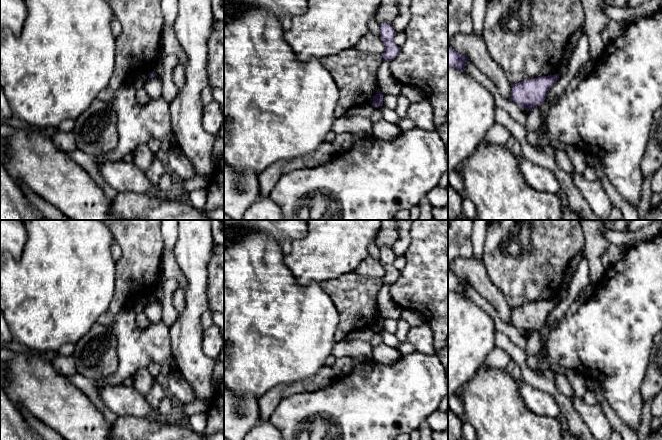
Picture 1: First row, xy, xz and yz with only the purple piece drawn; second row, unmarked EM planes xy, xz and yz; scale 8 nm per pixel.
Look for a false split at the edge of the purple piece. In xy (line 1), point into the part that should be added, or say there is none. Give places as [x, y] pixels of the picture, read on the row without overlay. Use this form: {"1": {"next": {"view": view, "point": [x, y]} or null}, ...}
{"1": {"next": null}}

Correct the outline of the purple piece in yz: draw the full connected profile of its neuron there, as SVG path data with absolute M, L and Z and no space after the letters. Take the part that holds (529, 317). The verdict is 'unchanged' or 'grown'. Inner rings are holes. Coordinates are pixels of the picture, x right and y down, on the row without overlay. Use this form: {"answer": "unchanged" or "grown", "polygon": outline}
{"answer": "unchanged", "polygon": "M554 298L513 307L511 308L511 325L530 335L532 332L542 328L548 315L558 302L558 298Z"}

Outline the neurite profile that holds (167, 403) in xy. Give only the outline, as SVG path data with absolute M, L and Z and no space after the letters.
M166 395L160 402L158 412L164 415L168 415L172 408L175 406L175 404L176 402L173 397L171 397L170 395Z

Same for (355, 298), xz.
M355 272L345 273L321 283L322 289L330 296L338 313L339 323L335 333L337 342L344 340L352 331L372 329L377 318L377 294L383 285L380 277L361 277Z

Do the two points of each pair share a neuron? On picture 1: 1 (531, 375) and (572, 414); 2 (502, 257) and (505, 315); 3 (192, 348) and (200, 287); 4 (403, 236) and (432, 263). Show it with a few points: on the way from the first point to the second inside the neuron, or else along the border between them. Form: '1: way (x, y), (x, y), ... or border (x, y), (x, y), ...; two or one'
1: way (542, 380), (564, 403); one
2: border (489, 277), (511, 307); two
3: way (192, 333), (192, 312), (196, 302); one
4: border (410, 230), (410, 244), (403, 255); two

